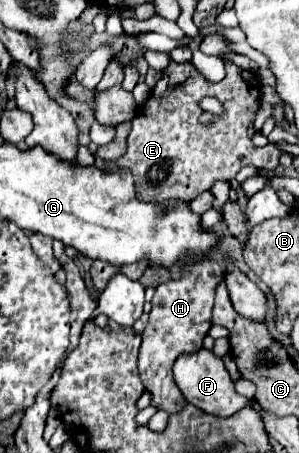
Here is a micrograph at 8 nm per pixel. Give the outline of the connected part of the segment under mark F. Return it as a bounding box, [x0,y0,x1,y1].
[174,348,264,418]

